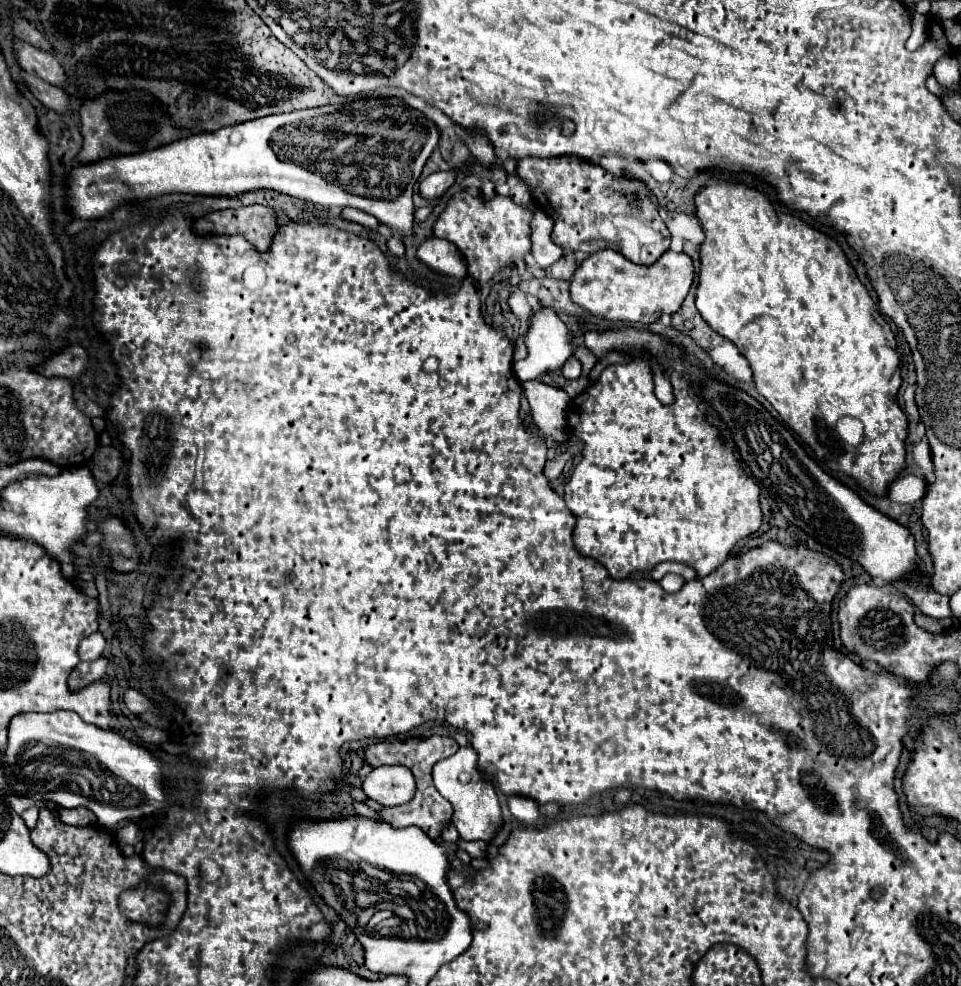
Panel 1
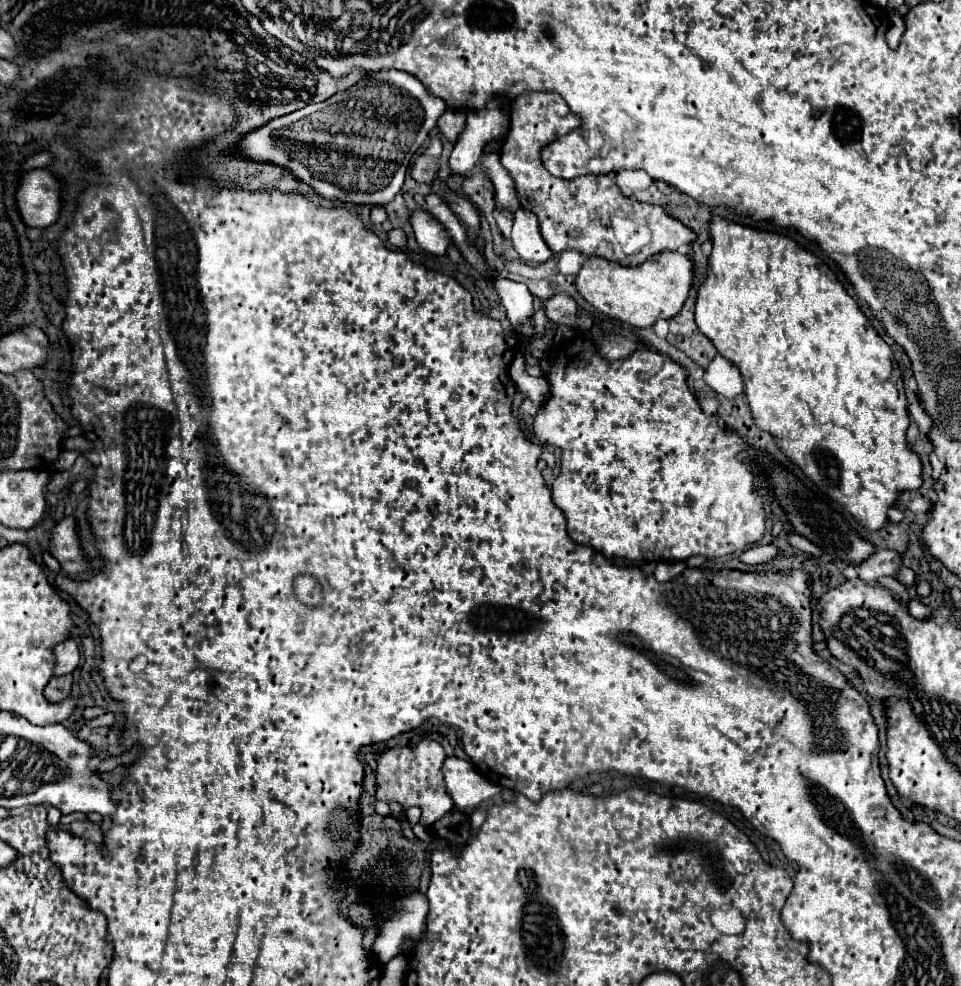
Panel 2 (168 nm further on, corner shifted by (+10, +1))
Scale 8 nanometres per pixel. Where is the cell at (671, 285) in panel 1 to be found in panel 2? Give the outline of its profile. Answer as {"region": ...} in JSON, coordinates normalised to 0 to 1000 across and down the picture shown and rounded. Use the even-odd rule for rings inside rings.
{"region":[[[691,255],[664,271],[643,269],[626,261],[612,261],[606,269],[599,289],[604,299],[622,315],[651,326],[660,332],[678,332],[685,324],[701,322],[722,289],[722,267],[718,261],[703,255]]]}

